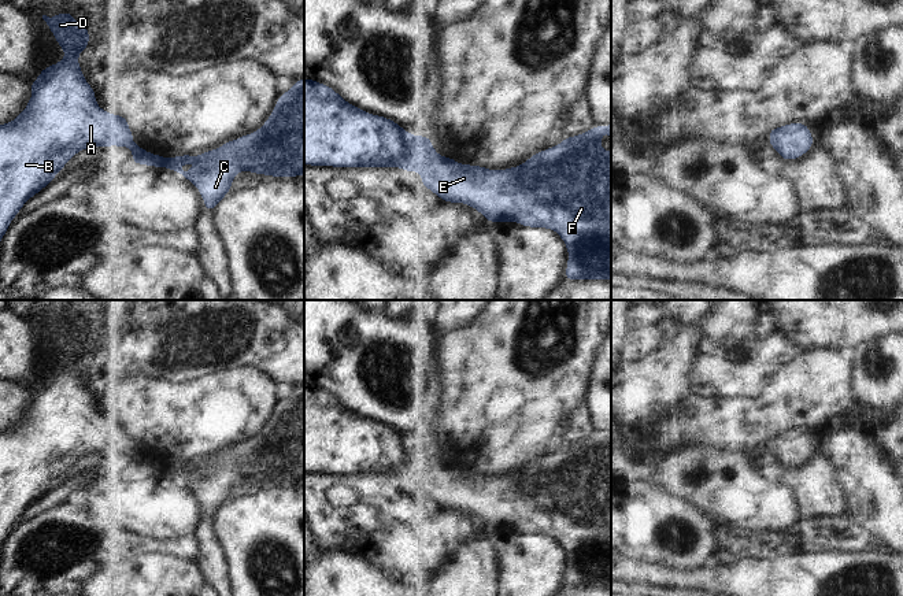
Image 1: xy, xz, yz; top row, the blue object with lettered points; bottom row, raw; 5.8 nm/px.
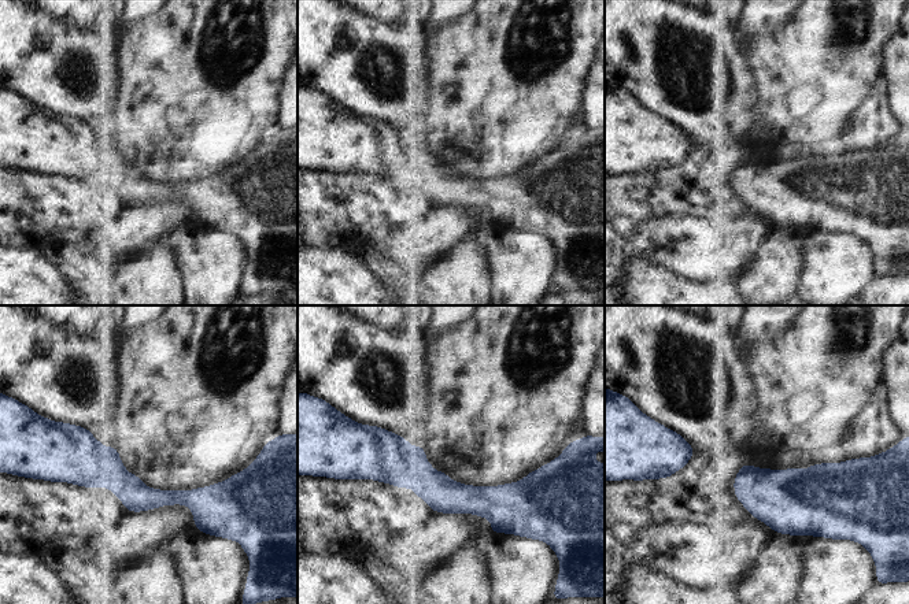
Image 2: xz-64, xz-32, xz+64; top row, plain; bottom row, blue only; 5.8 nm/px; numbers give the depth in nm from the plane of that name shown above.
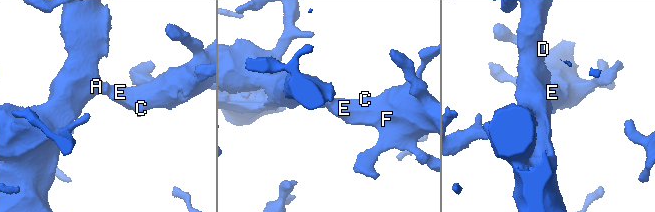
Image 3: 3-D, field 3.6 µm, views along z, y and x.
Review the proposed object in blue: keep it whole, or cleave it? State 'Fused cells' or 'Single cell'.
Single cell

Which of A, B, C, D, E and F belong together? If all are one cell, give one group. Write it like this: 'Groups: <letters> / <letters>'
Groups: A B C D E F

